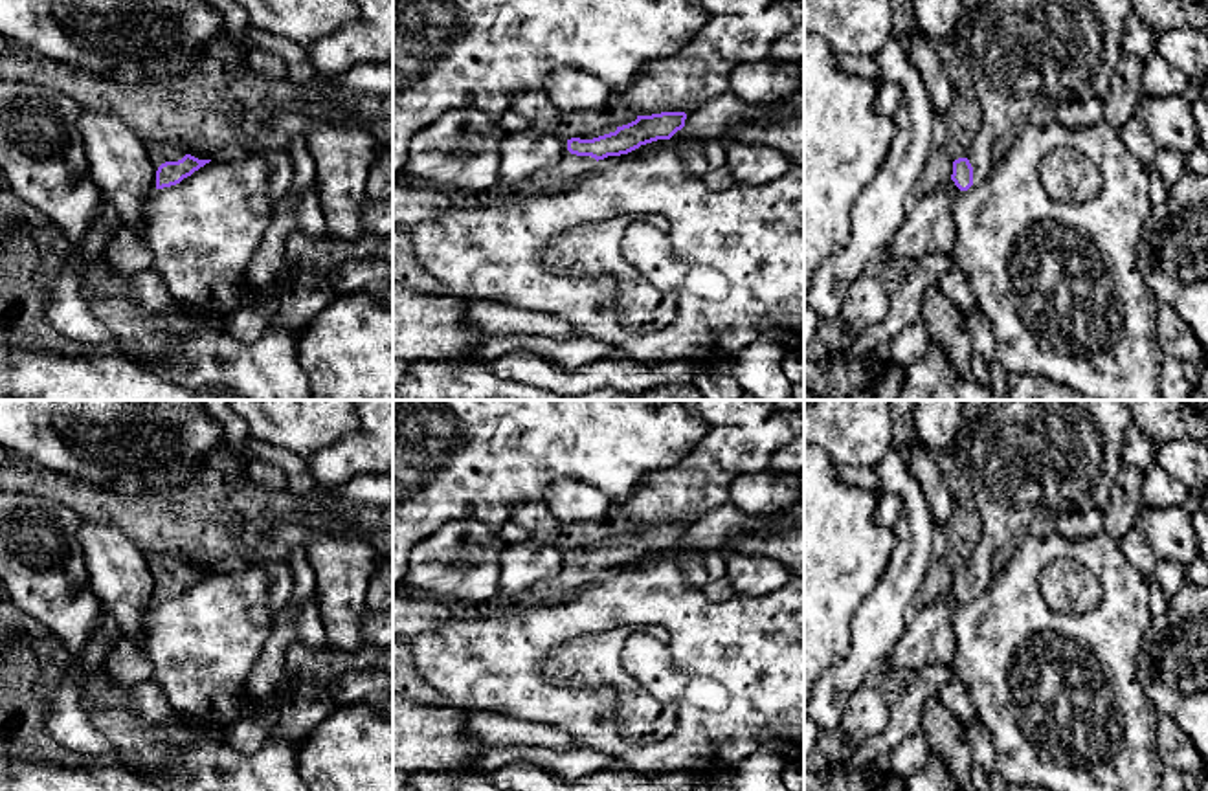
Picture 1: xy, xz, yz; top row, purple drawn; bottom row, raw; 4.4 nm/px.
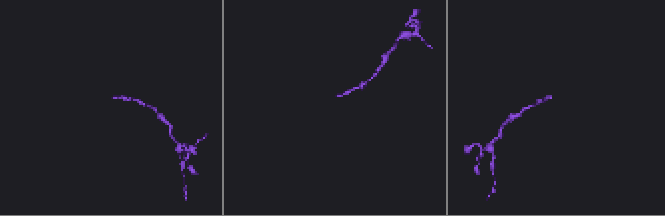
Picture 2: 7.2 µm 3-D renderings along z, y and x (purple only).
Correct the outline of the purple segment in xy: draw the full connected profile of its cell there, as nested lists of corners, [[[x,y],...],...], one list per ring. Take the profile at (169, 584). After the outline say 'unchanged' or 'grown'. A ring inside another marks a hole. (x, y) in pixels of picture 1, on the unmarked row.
[[[145,556],[145,560],[156,578],[156,600],[176,596],[211,573],[184,565],[173,556]]] | grown

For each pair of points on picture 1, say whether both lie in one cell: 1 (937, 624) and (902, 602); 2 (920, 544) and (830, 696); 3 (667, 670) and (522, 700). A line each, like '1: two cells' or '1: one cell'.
1: two cells
2: one cell
3: one cell

